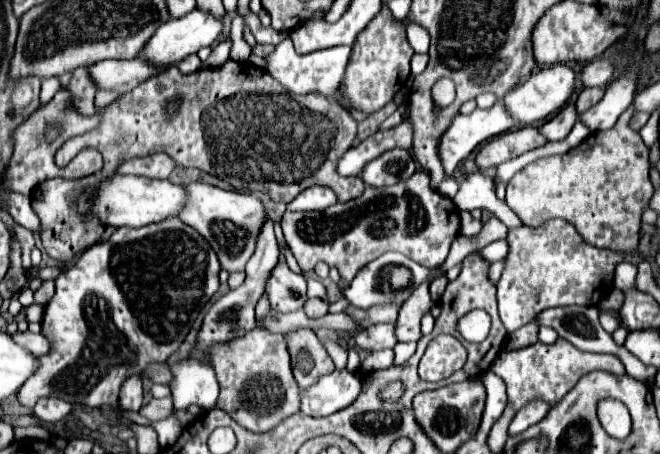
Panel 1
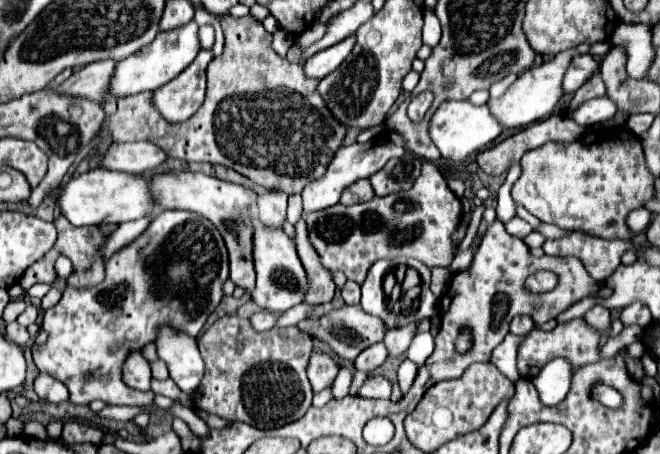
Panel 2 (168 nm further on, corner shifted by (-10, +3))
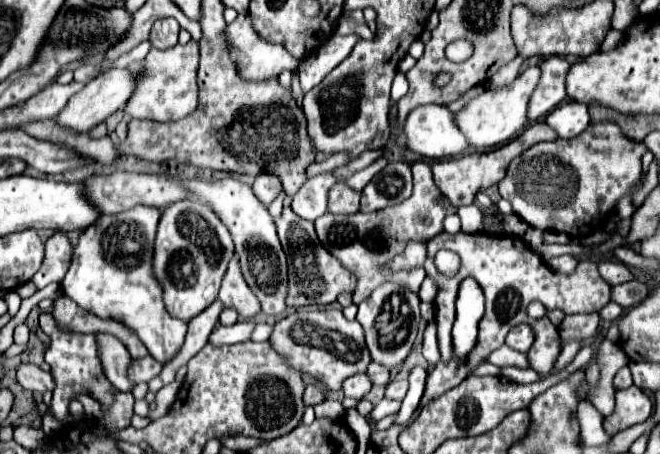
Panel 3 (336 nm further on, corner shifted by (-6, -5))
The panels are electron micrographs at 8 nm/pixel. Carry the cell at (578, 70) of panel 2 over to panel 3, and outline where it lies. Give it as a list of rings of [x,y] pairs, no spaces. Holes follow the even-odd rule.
[[[548,57],[540,63],[540,81],[528,103],[528,121],[538,121],[560,105],[566,97],[566,73],[570,63],[560,57]]]

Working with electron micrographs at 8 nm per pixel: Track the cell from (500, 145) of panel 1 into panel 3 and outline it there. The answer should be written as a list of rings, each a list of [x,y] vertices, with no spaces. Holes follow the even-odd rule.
[[[534,123],[526,131],[522,131],[516,139],[512,139],[510,143],[506,143],[500,149],[494,149],[488,153],[470,153],[470,155],[462,155],[462,157],[454,157],[454,159],[436,161],[432,165],[432,177],[436,181],[436,187],[442,191],[442,195],[446,195],[452,201],[454,207],[470,205],[478,191],[484,191],[484,189],[496,185],[506,175],[508,163],[514,157],[518,157],[522,151],[526,151],[528,147],[532,147],[540,141],[554,141],[554,139],[556,139],[556,133],[546,123]]]

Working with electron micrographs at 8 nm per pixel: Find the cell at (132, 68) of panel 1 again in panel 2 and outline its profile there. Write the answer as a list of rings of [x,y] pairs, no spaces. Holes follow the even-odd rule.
[[[94,61],[72,73],[58,89],[62,93],[72,93],[78,97],[88,97],[102,103],[110,93],[112,73],[116,71],[116,61]]]

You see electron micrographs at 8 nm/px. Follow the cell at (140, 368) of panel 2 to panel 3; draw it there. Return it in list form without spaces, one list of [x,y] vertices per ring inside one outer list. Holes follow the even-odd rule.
[[[96,333],[94,337],[96,337],[96,343],[98,343],[102,369],[104,369],[104,375],[108,377],[108,381],[120,391],[132,391],[134,385],[126,375],[130,359],[132,359],[128,349],[114,335]]]

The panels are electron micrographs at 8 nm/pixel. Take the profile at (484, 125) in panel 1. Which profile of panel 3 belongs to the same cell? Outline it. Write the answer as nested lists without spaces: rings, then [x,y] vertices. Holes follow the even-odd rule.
[[[444,105],[414,109],[404,121],[404,133],[408,149],[422,157],[458,157],[468,149],[468,141],[456,127],[454,115]]]

